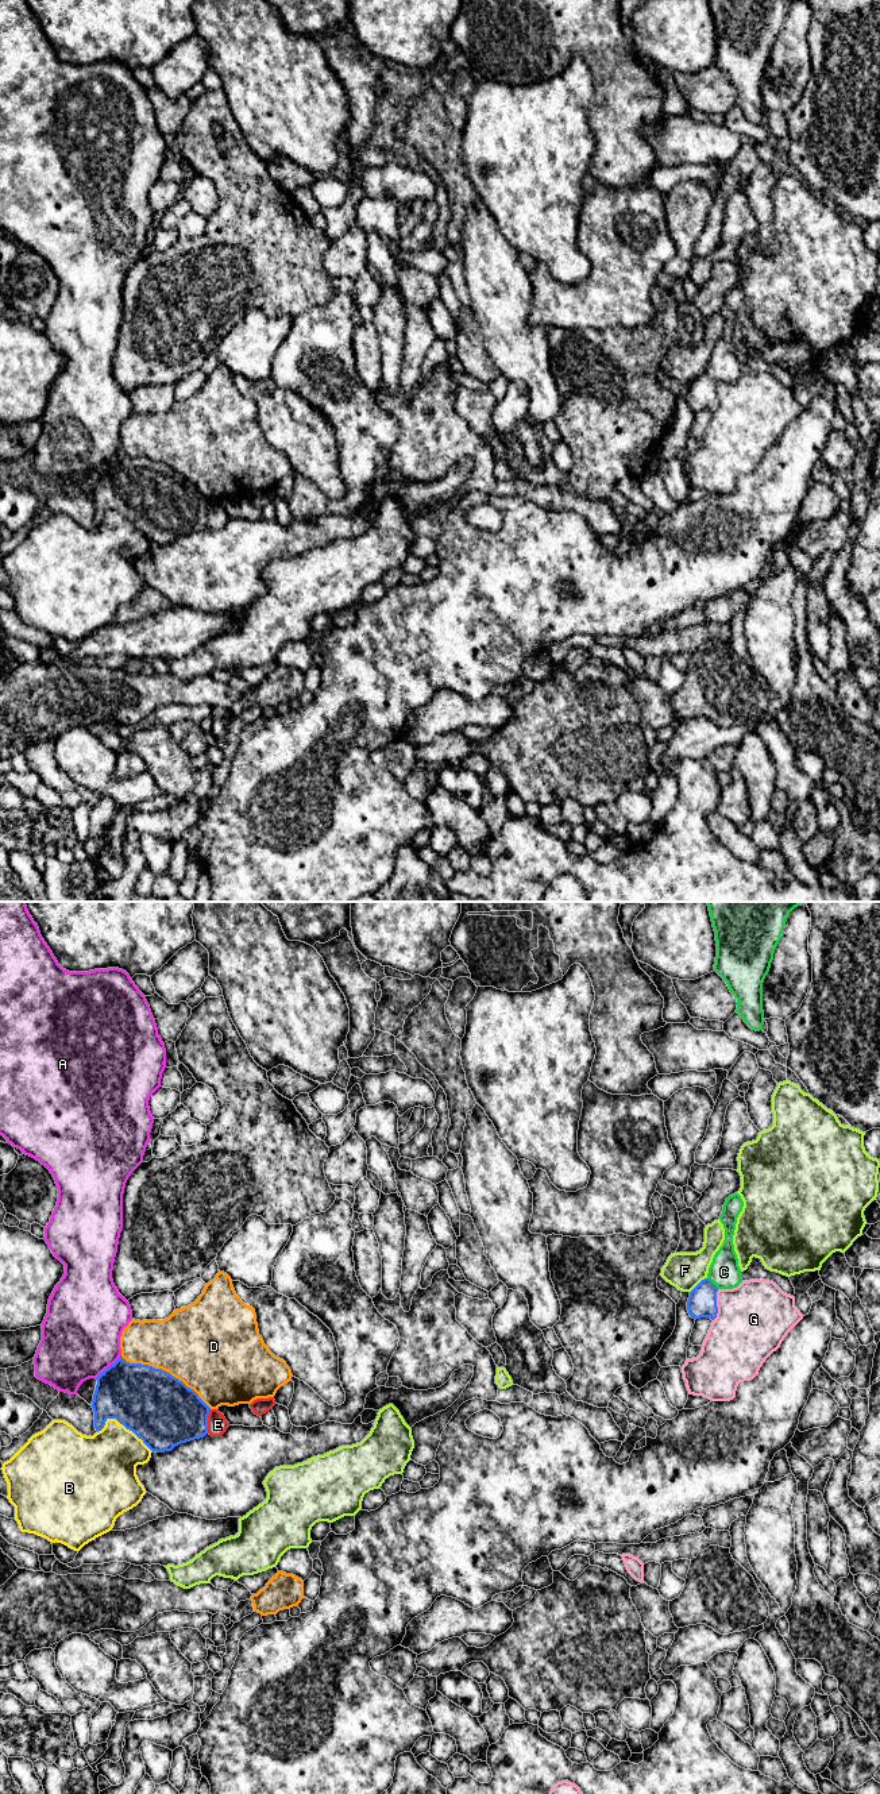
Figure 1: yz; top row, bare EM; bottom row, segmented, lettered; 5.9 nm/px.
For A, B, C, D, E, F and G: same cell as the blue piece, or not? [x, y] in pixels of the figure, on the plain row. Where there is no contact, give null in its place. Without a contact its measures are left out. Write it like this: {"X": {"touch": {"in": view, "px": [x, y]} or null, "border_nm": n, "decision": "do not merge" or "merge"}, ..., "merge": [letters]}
{"A": {"touch": {"in": "yz", "px": [110, 459]}, "border_nm": 220, "decision": "do not merge"}, "B": {"touch": {"in": "yz", "px": [124, 519]}, "border_nm": 340, "decision": "do not merge"}, "C": {"touch": {"in": "yz", "px": [711, 375]}, "border_nm": 100, "decision": "merge"}, "D": {"touch": {"in": "yz", "px": [166, 465]}, "border_nm": 650, "decision": "do not merge"}, "E": {"touch": {"in": "yz", "px": [207, 514]}, "border_nm": 150, "decision": "do not merge"}, "F": {"touch": {"in": "yz", "px": [698, 377]}, "border_nm": 140, "decision": "do not merge"}, "G": {"touch": {"in": "yz", "px": [716, 398]}, "border_nm": 190, "decision": "do not merge"}, "merge": ["C"]}

